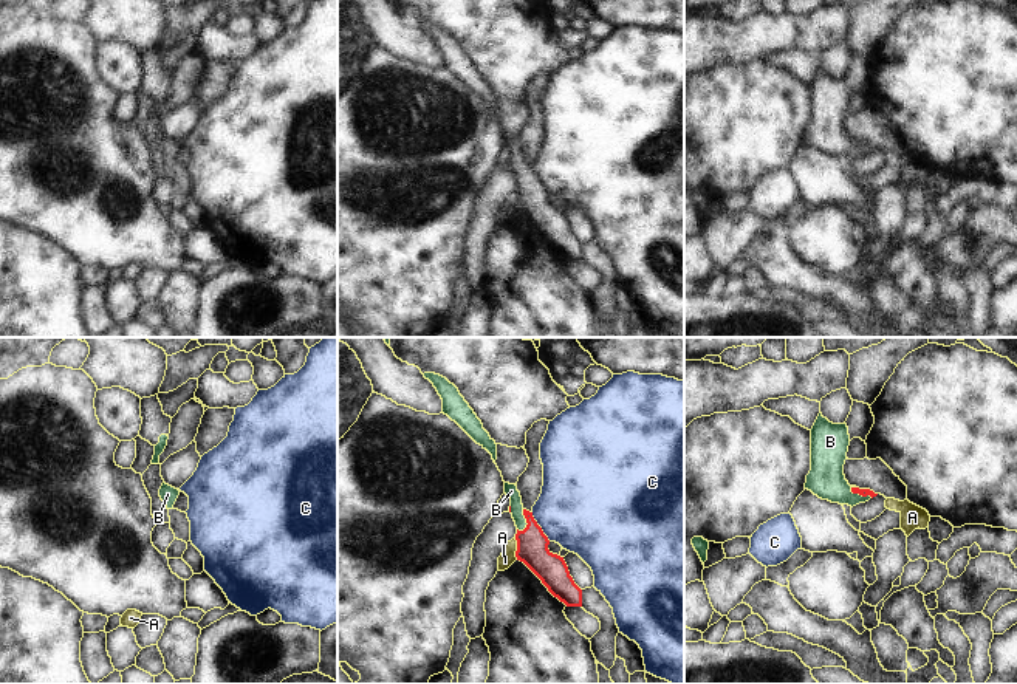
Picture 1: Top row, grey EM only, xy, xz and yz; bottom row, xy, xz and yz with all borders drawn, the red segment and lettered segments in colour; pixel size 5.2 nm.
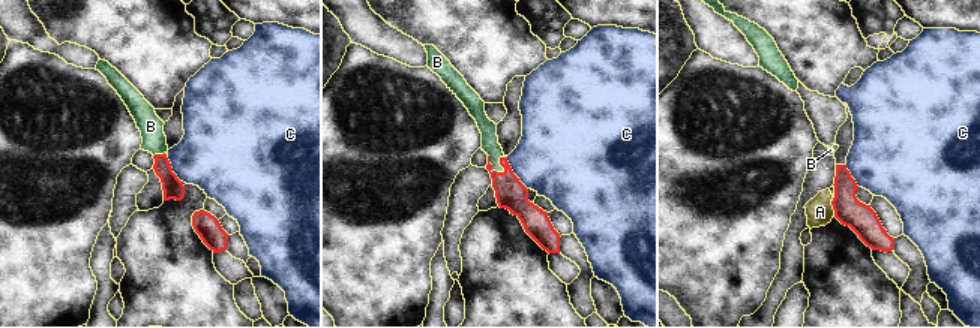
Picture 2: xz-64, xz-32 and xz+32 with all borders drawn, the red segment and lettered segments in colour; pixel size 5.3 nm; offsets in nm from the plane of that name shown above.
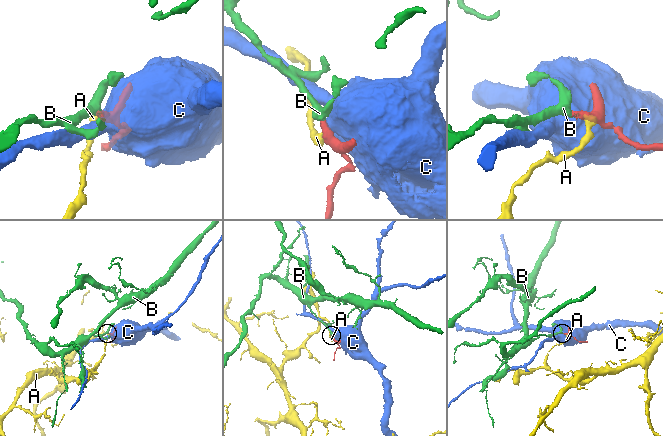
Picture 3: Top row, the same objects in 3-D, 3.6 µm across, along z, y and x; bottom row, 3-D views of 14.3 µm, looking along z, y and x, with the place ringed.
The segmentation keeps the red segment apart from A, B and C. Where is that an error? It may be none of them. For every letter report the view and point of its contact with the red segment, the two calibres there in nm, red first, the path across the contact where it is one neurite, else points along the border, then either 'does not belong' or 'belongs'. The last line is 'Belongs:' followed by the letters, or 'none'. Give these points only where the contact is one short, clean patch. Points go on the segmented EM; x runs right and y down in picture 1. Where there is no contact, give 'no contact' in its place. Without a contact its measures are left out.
A: xz (517, 550) | 160/70 nm | along xz (514, 539), (517, 559) | does not belong
B: xz (527, 522) | 160/70 nm | across xz (533, 550), (527, 522), (516, 509), (511, 491) | belongs
C: xz (539, 526) | 160/460 nm | along xz (531, 511), (536, 523), (550, 540) | does not belong
Belongs: B

